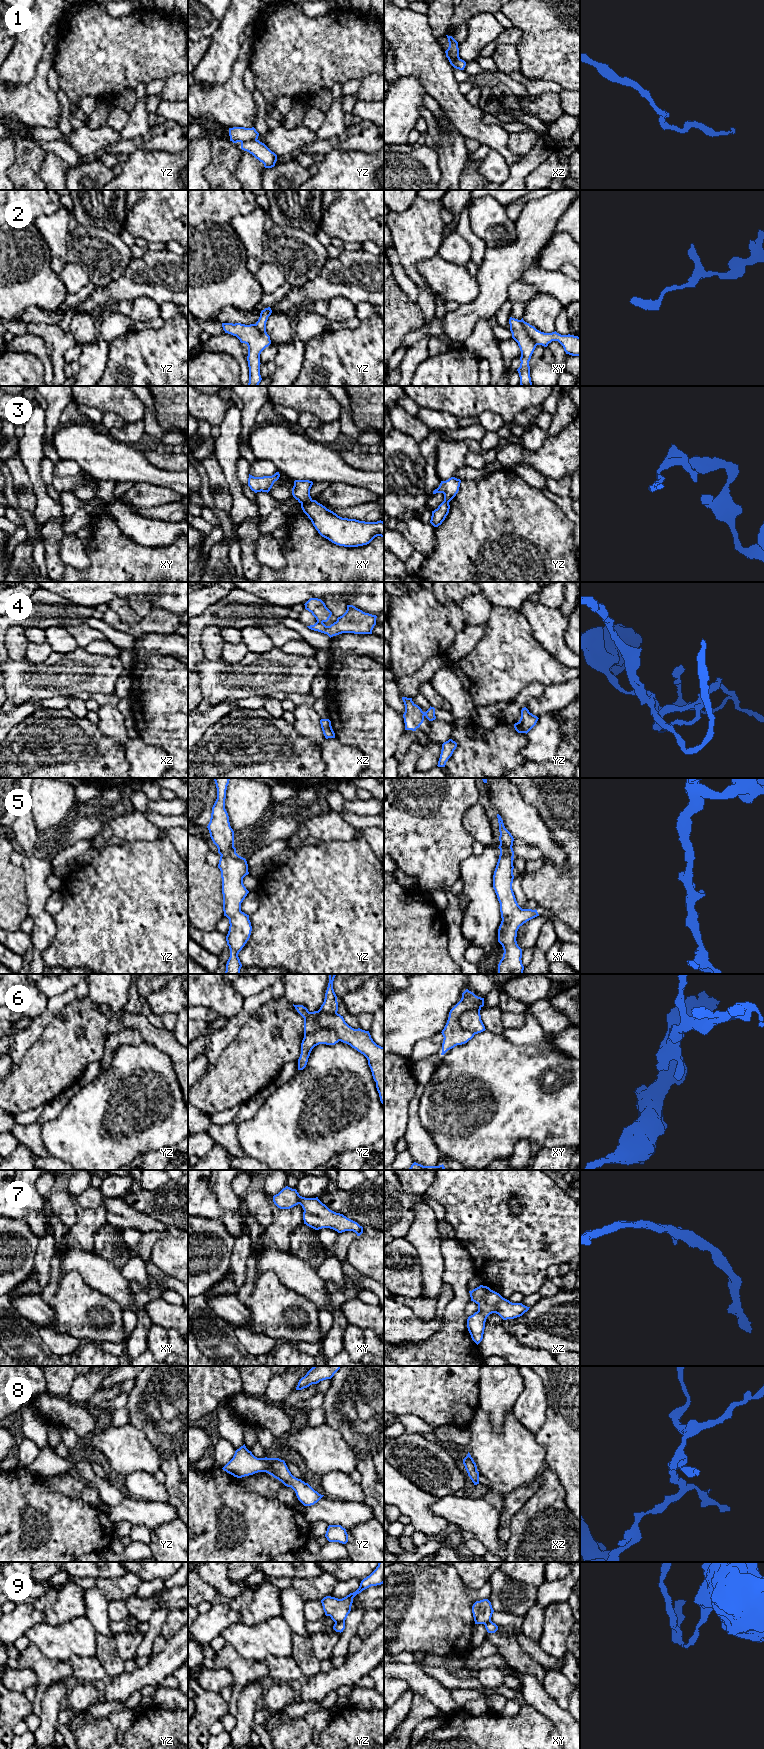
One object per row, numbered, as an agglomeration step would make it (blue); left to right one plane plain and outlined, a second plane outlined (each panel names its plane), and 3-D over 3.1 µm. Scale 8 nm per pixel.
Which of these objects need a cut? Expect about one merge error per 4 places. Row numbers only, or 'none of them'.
1, 2, 3, 4, 6, 9

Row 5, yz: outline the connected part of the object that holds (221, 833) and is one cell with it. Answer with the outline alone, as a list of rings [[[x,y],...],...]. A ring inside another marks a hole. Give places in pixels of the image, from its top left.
[[[214,778],[217,799],[212,807],[207,828],[221,855],[218,868],[222,878],[223,911],[230,924],[226,936],[230,957],[225,974],[240,974],[242,964],[238,954],[249,940],[252,926],[249,915],[241,911],[241,903],[249,893],[243,884],[243,878],[249,874],[248,864],[245,858],[236,853],[234,831],[225,809],[226,790],[230,779]]]

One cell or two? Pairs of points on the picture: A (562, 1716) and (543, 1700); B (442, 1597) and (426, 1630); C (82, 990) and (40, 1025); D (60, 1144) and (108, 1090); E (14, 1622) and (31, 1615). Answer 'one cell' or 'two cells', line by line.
A: one cell
B: one cell
C: one cell
D: one cell
E: one cell

